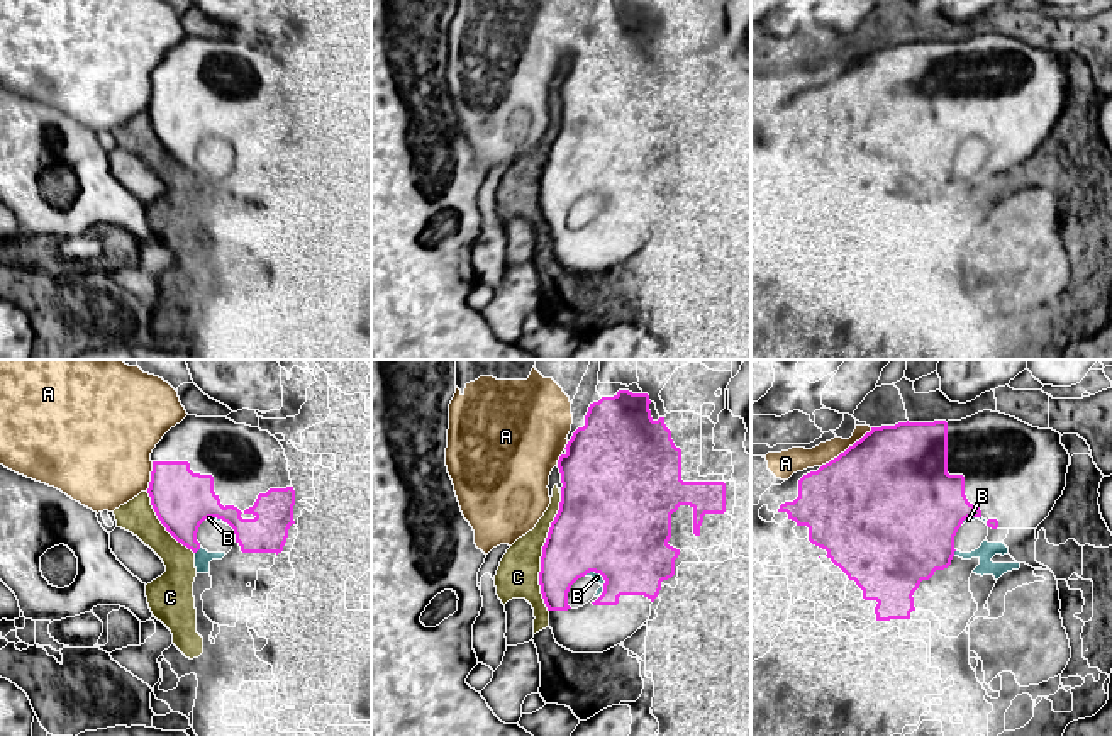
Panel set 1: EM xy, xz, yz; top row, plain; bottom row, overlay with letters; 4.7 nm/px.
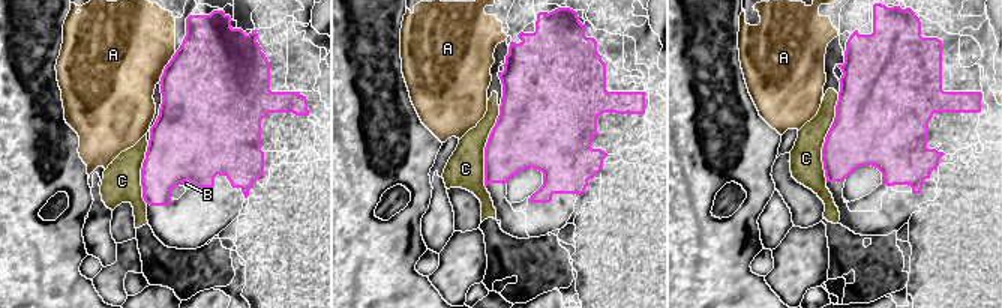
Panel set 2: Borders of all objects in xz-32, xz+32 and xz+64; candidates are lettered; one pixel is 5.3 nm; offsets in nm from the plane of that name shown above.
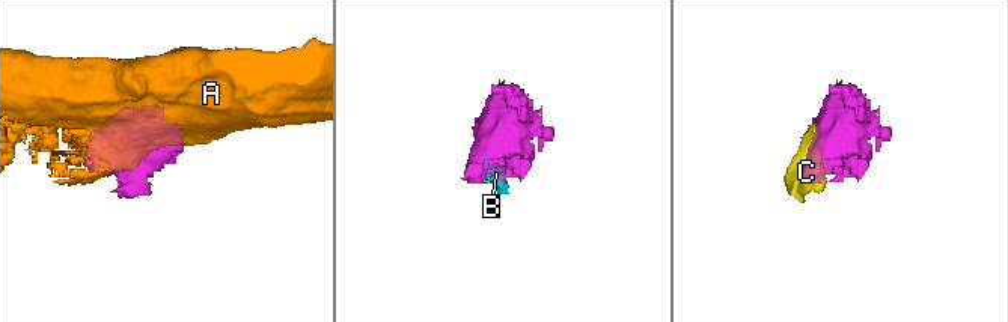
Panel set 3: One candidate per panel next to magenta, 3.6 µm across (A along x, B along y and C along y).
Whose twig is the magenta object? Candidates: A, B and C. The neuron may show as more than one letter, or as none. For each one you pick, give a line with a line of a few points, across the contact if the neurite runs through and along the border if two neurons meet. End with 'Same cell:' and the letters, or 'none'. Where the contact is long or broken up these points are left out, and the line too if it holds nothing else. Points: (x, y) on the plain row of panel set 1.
Same cell: none

